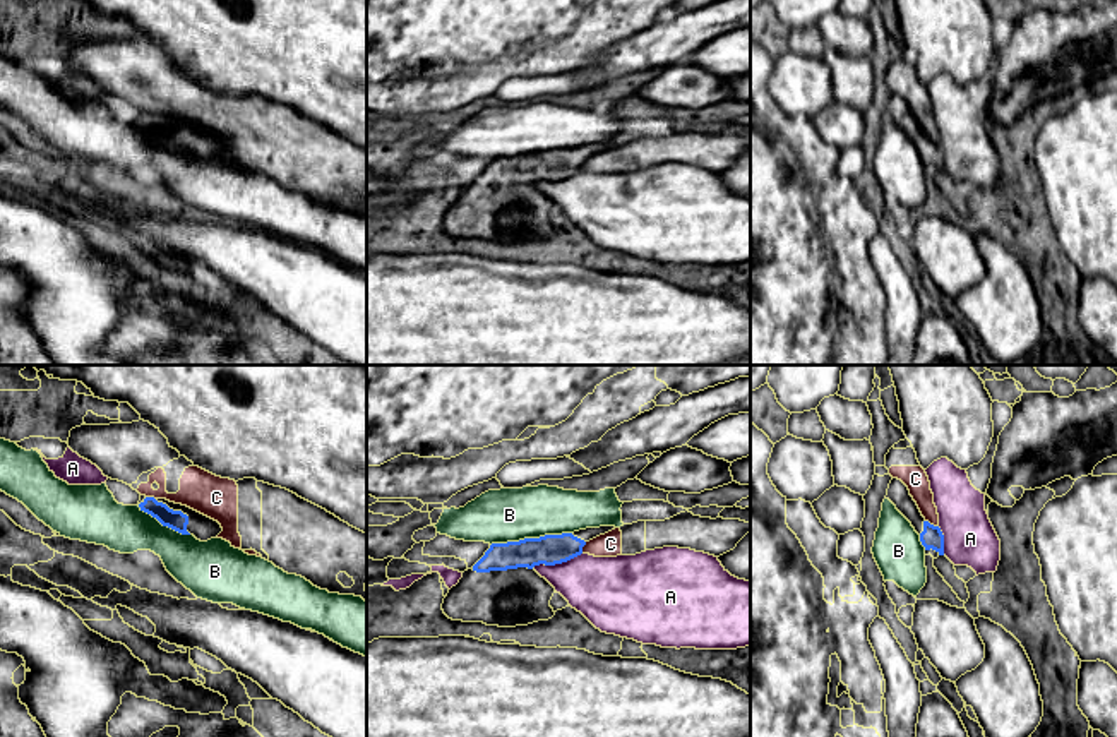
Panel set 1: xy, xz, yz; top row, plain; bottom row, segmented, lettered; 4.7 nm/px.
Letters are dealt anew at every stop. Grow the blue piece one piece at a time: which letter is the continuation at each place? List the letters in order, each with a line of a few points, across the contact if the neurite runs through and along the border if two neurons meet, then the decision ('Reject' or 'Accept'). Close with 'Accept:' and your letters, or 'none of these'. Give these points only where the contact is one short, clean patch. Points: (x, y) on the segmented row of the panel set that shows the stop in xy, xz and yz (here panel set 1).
A: Reject
B: Line: xz (571, 532), (494, 542), (490, 545). Reject
C: Line: yz (925, 520), (937, 527). Reject
Accept: none of these

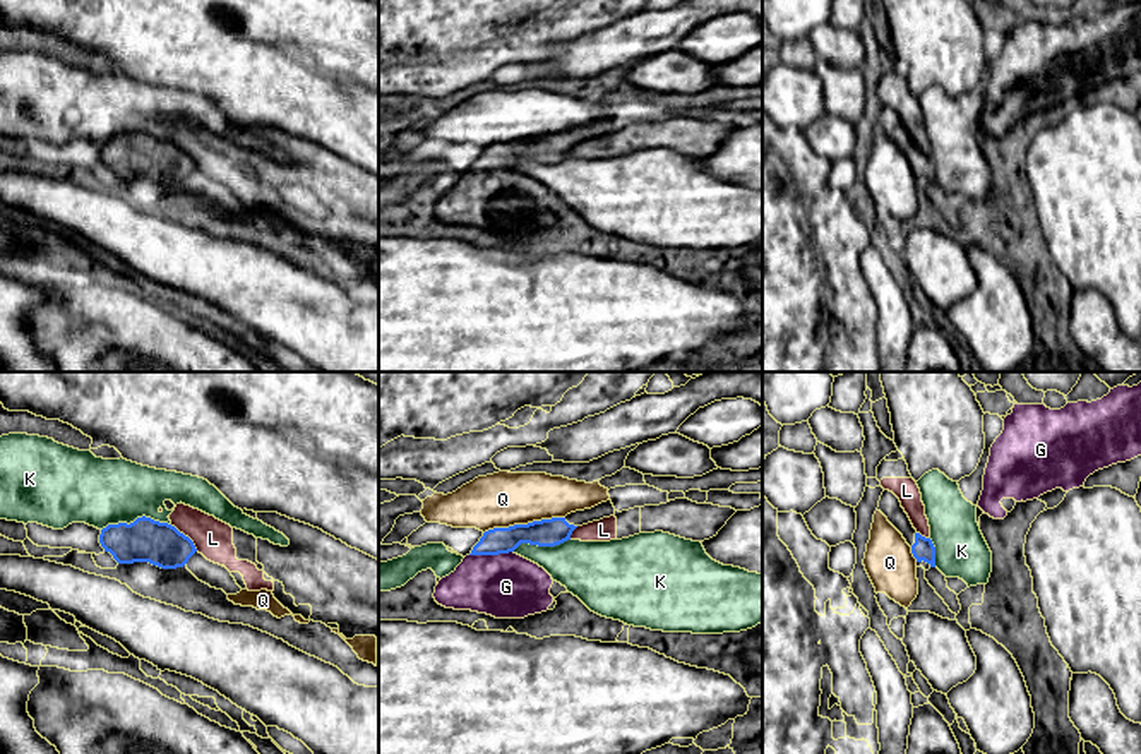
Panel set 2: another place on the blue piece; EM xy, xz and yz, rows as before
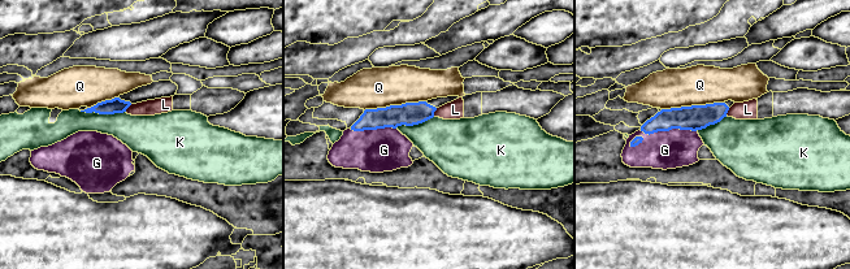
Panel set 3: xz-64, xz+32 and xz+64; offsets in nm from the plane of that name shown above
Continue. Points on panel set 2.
G: Accept
K: Reject
L: Line: xy (170, 525), (182, 532), (197, 550). Reject
Q: Line: xz (564, 516), (494, 526), (483, 533). Reject
Accept: G

